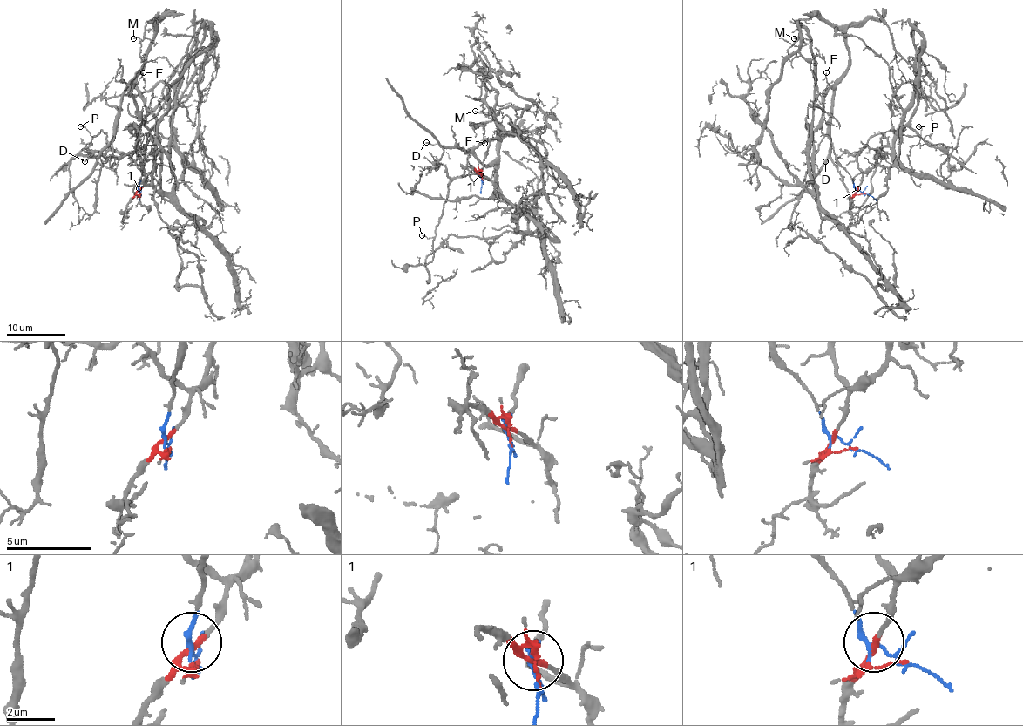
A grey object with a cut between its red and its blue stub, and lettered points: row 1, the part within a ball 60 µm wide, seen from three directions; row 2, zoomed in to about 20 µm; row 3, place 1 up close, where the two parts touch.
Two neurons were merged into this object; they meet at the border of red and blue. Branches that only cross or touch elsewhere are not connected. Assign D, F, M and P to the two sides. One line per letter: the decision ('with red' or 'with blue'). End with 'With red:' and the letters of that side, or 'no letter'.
D: with blue
F: with blue
M: with blue
P: with red
With red: P

